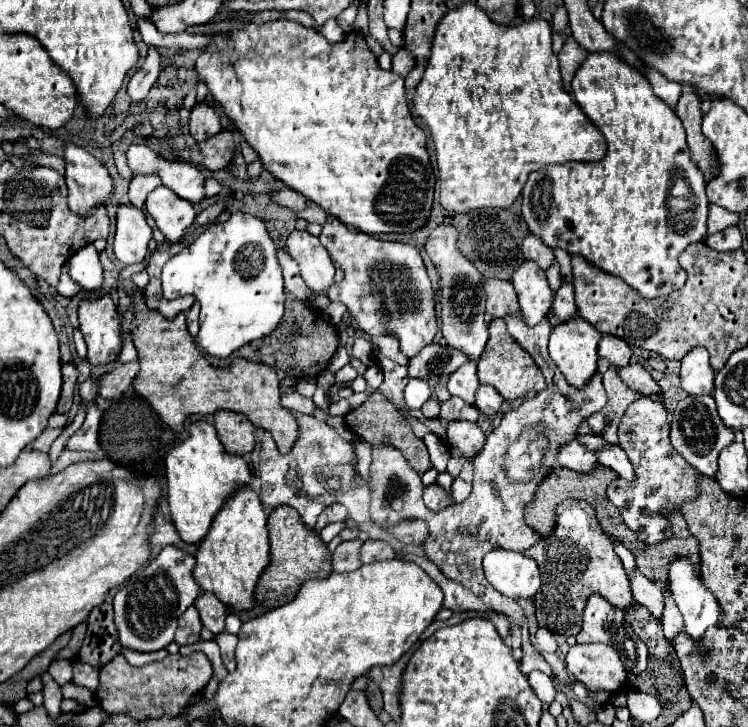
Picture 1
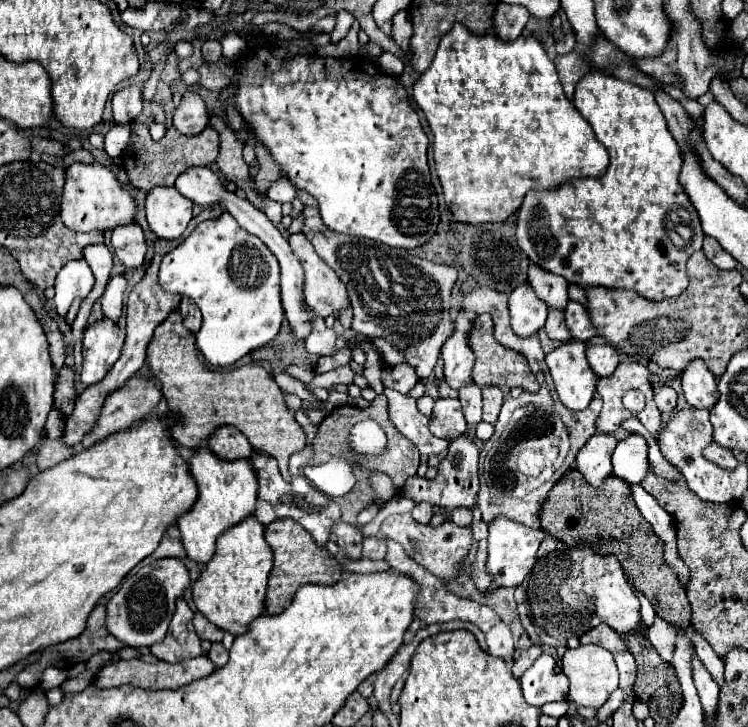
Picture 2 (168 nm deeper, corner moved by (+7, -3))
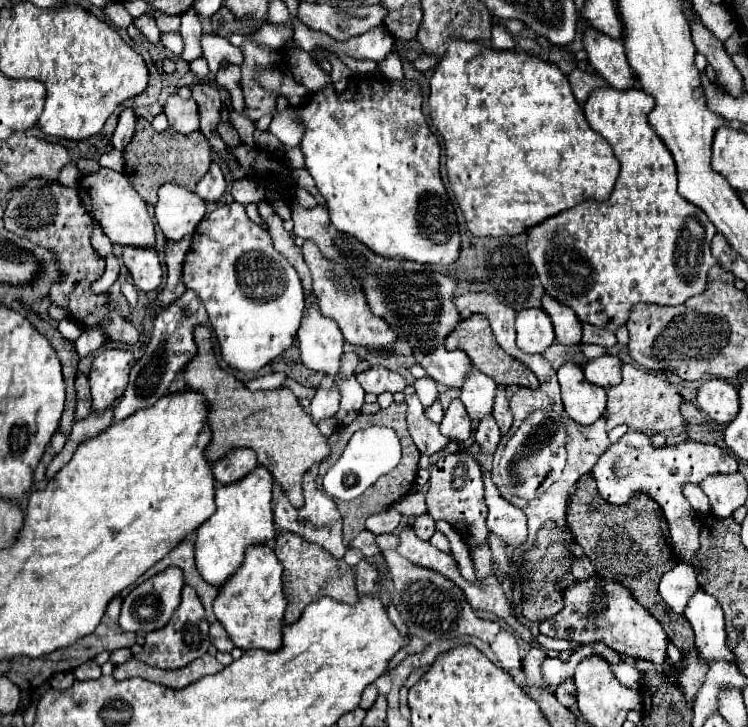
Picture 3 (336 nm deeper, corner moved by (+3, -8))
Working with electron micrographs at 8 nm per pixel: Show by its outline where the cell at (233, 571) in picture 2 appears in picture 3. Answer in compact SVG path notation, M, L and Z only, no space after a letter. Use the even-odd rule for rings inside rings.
M267 544L251 546L245 552L243 566L219 588L219 594L213 602L213 610L237 648L241 650L261 648L269 652L277 652L281 648L285 626L283 614L287 608L281 572L283 566Z

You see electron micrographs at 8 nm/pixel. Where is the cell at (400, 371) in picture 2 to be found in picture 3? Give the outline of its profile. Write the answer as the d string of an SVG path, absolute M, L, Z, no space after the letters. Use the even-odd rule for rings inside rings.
M369 366L365 372L357 376L359 384L365 388L365 392L381 394L381 392L403 392L405 390L405 380L401 374L391 372L383 366Z

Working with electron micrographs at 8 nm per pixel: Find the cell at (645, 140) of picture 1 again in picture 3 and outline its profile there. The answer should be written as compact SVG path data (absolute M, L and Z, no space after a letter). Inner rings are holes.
M607 86L595 90L585 102L583 110L589 126L611 144L621 162L621 174L615 182L613 194L605 202L585 200L575 208L547 218L545 222L527 230L527 252L541 278L541 284L545 286L545 292L557 302L575 310L583 324L609 328L613 332L627 324L629 312L635 304L677 306L691 296L705 292L709 268L717 266L717 258L713 258L709 248L715 236L715 226L705 212L677 194L675 160L647 122L651 108L653 98L641 88L619 92Z

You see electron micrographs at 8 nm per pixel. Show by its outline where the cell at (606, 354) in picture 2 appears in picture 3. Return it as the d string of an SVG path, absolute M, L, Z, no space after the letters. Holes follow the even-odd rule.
M605 354L597 360L589 360L583 368L587 382L601 386L601 388L611 388L621 382L621 360L617 356Z

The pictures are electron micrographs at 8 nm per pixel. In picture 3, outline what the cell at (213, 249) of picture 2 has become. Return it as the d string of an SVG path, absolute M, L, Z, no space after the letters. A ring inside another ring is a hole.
M231 202L219 206L199 222L193 234L191 250L185 258L183 282L203 300L211 326L221 344L223 360L229 366L243 372L259 372L293 344L305 310L301 280L287 258L273 248L269 232L247 216L243 204Z

